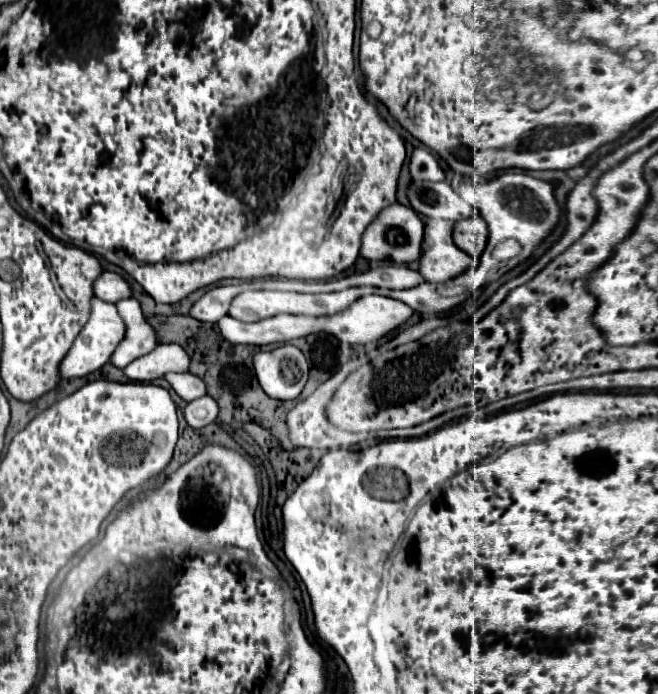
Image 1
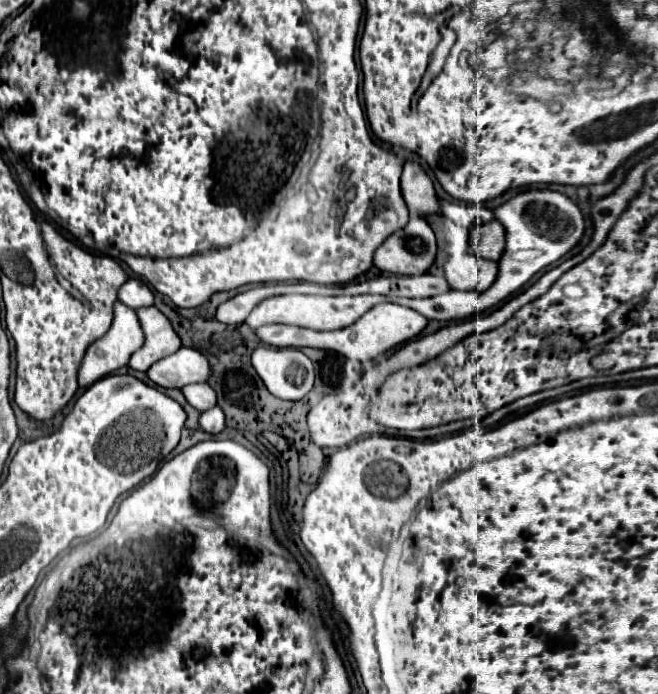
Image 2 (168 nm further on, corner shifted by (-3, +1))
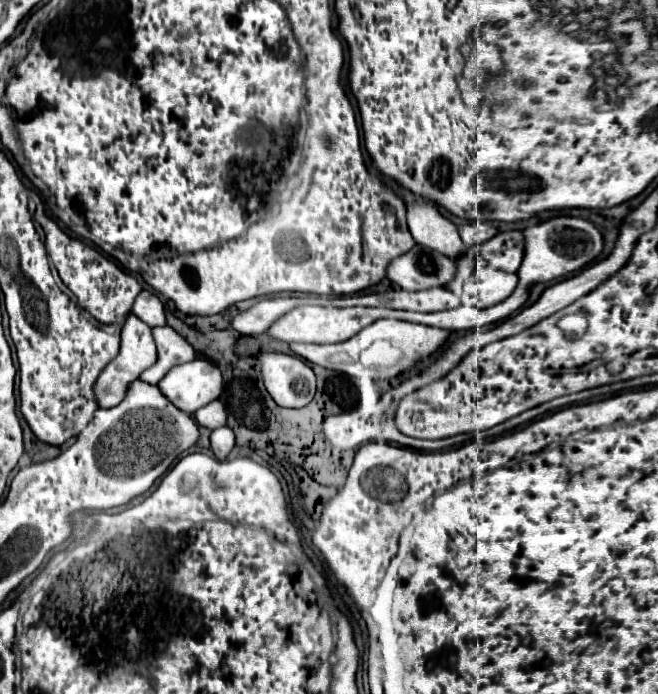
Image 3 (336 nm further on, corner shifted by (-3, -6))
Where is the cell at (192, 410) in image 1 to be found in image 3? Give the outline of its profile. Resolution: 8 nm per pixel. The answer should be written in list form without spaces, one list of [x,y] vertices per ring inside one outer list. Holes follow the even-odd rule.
[[[227,426],[211,432],[211,450],[219,460],[225,460],[233,450],[233,446],[235,446],[235,434]]]

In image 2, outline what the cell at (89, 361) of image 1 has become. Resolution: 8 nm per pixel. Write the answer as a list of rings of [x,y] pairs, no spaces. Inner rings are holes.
[[[117,301],[113,305],[113,321],[111,321],[111,327],[107,331],[107,335],[99,337],[95,343],[91,343],[91,347],[87,347],[85,351],[85,357],[81,361],[81,367],[79,367],[79,385],[81,387],[87,387],[87,385],[93,385],[97,379],[113,373],[115,369],[127,365],[129,357],[143,345],[143,329],[139,325],[139,319],[135,315],[135,311],[127,305],[123,305],[121,301]]]

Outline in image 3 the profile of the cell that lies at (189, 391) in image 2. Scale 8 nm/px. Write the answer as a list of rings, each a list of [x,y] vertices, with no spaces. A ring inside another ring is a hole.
[[[215,400],[215,402],[199,408],[199,410],[195,412],[195,420],[197,420],[203,428],[207,428],[207,430],[217,430],[219,426],[225,426],[225,424],[227,424],[225,406],[223,406],[219,400]]]

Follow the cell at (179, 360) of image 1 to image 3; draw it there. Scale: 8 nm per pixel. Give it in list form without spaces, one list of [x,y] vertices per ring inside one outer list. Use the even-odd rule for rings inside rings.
[[[193,360],[175,366],[161,382],[161,392],[189,414],[217,400],[223,392],[223,378],[219,368],[209,360]]]

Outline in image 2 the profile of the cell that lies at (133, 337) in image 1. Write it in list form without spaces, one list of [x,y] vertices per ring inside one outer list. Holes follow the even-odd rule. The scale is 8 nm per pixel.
[[[153,305],[135,309],[135,313],[143,327],[145,343],[139,351],[135,351],[135,355],[131,355],[129,367],[135,371],[147,371],[155,361],[175,353],[181,347],[181,339],[173,331],[169,319]]]

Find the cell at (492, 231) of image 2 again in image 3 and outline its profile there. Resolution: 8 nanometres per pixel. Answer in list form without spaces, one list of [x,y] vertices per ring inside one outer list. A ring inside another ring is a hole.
[[[499,232],[481,246],[481,258],[497,270],[517,272],[523,262],[523,232]]]

